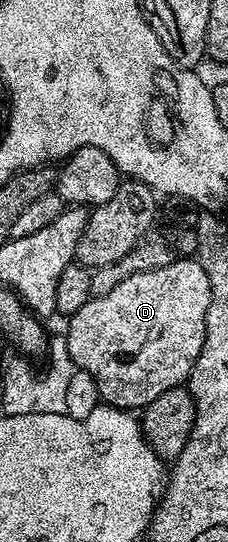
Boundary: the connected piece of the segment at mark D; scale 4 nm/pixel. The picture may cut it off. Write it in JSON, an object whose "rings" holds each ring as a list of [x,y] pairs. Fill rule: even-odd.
{"rings":[[[179,256],[176,257],[174,262],[165,264],[164,267],[153,268],[152,271],[137,271],[136,274],[119,280],[115,286],[96,293],[87,301],[85,308],[77,308],[77,312],[66,319],[67,330],[65,330],[65,337],[68,342],[69,356],[72,357],[78,369],[84,370],[90,376],[93,376],[93,380],[96,381],[97,388],[99,389],[100,399],[106,405],[115,406],[119,410],[128,412],[138,411],[153,400],[157,400],[157,396],[161,396],[161,392],[169,392],[169,388],[182,386],[190,379],[191,370],[195,366],[195,361],[201,352],[203,341],[205,340],[205,324],[207,323],[210,303],[211,285],[209,284],[209,276],[205,272],[203,265],[194,257],[183,258],[183,256]]]}

